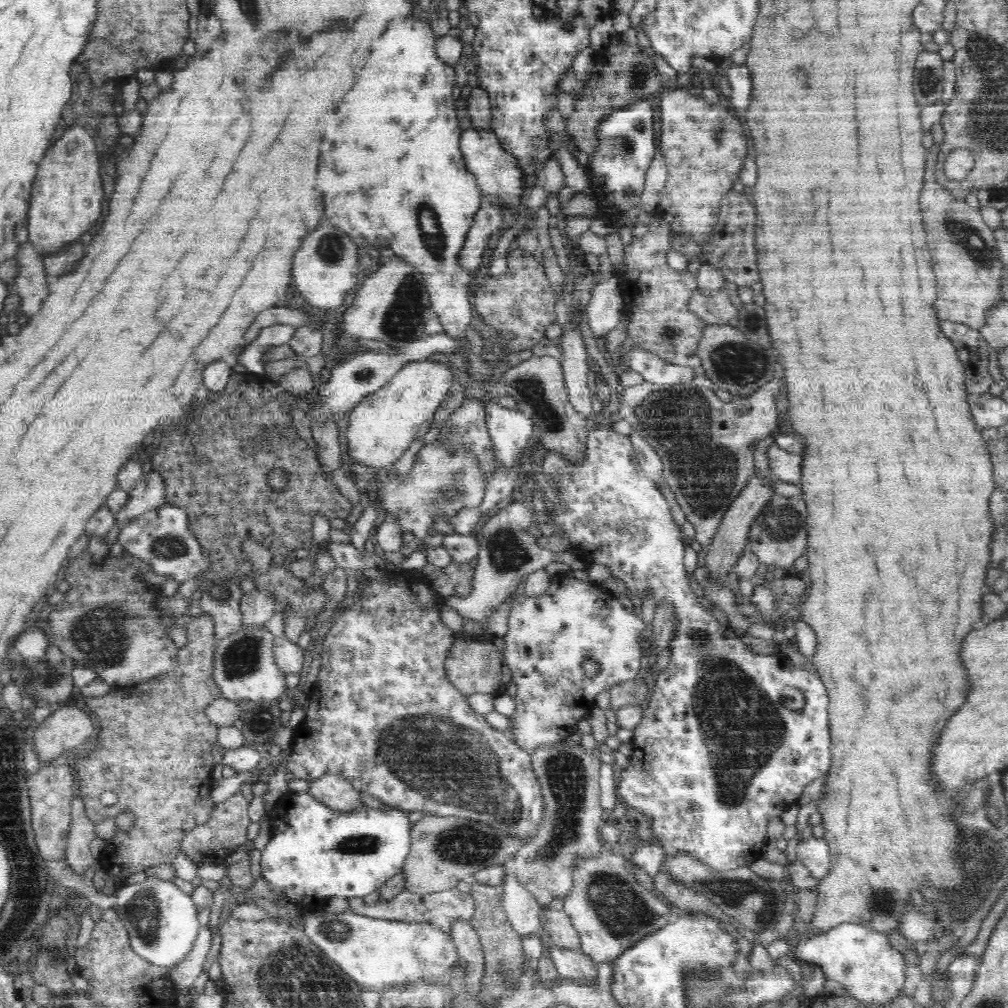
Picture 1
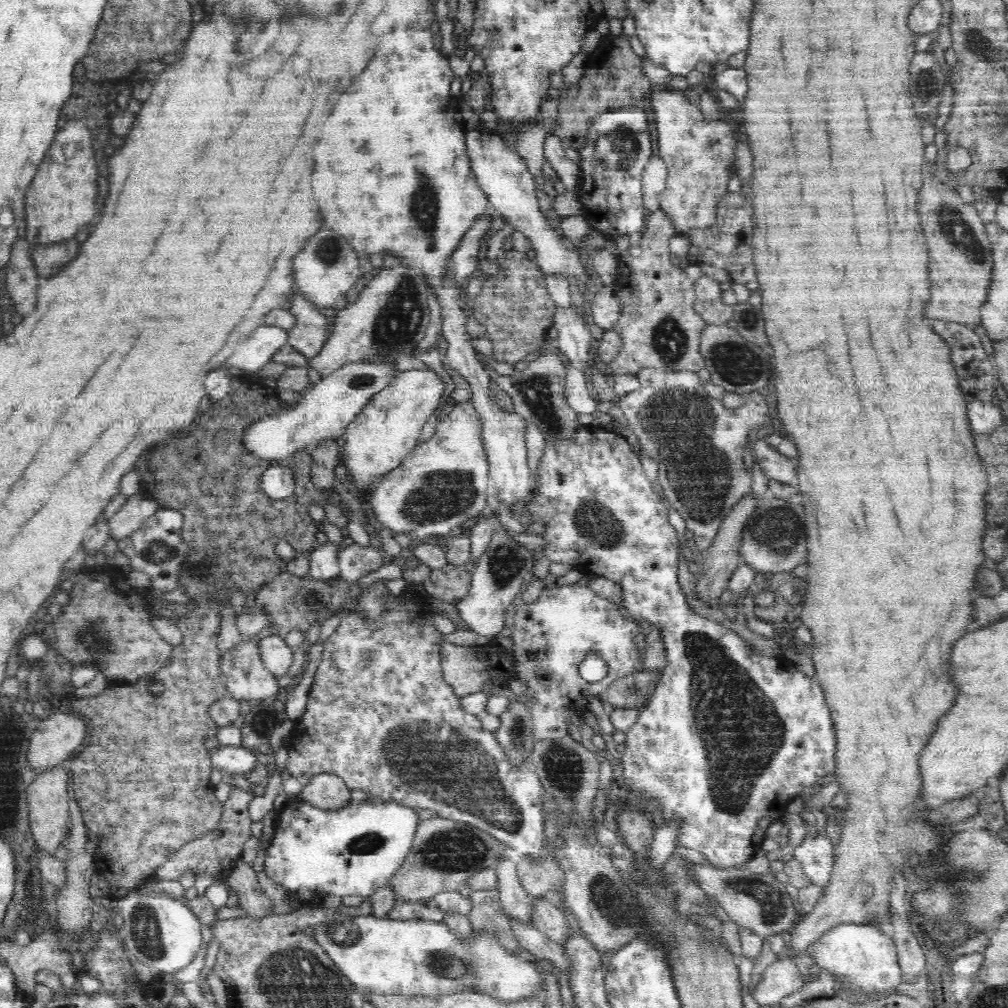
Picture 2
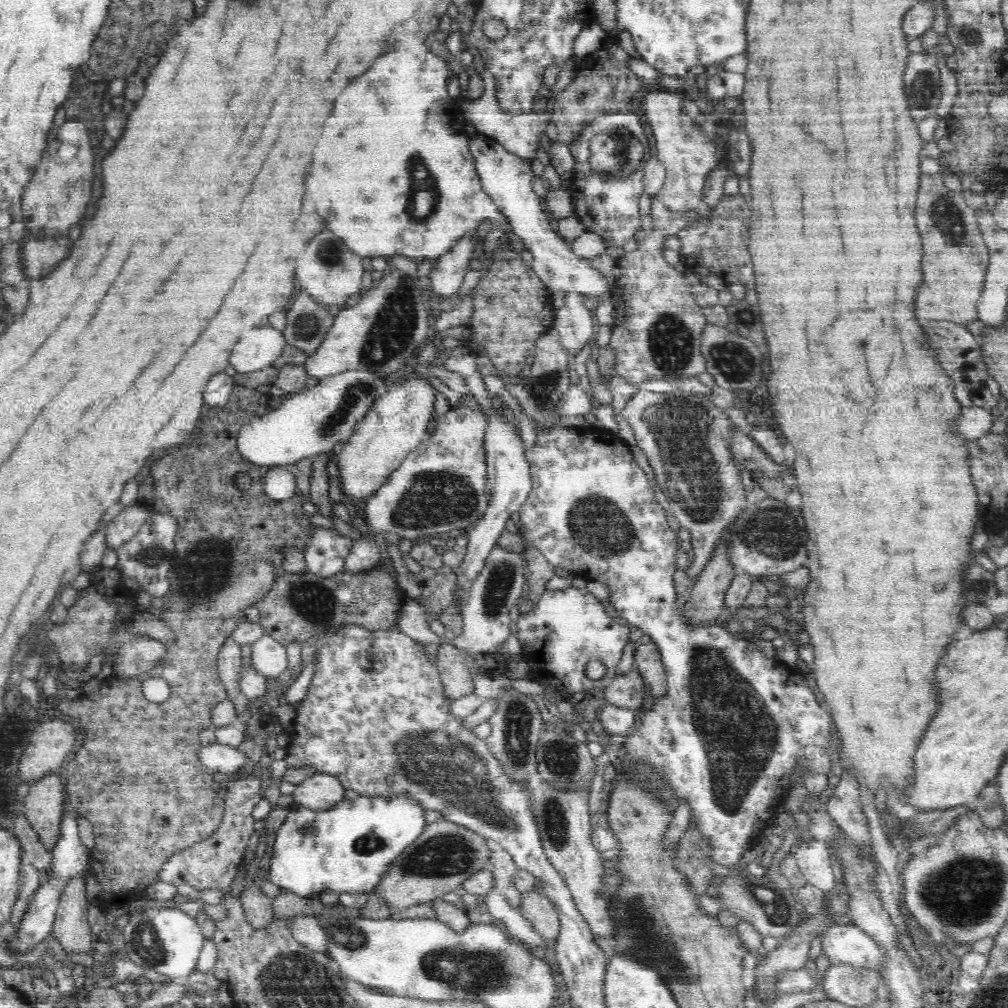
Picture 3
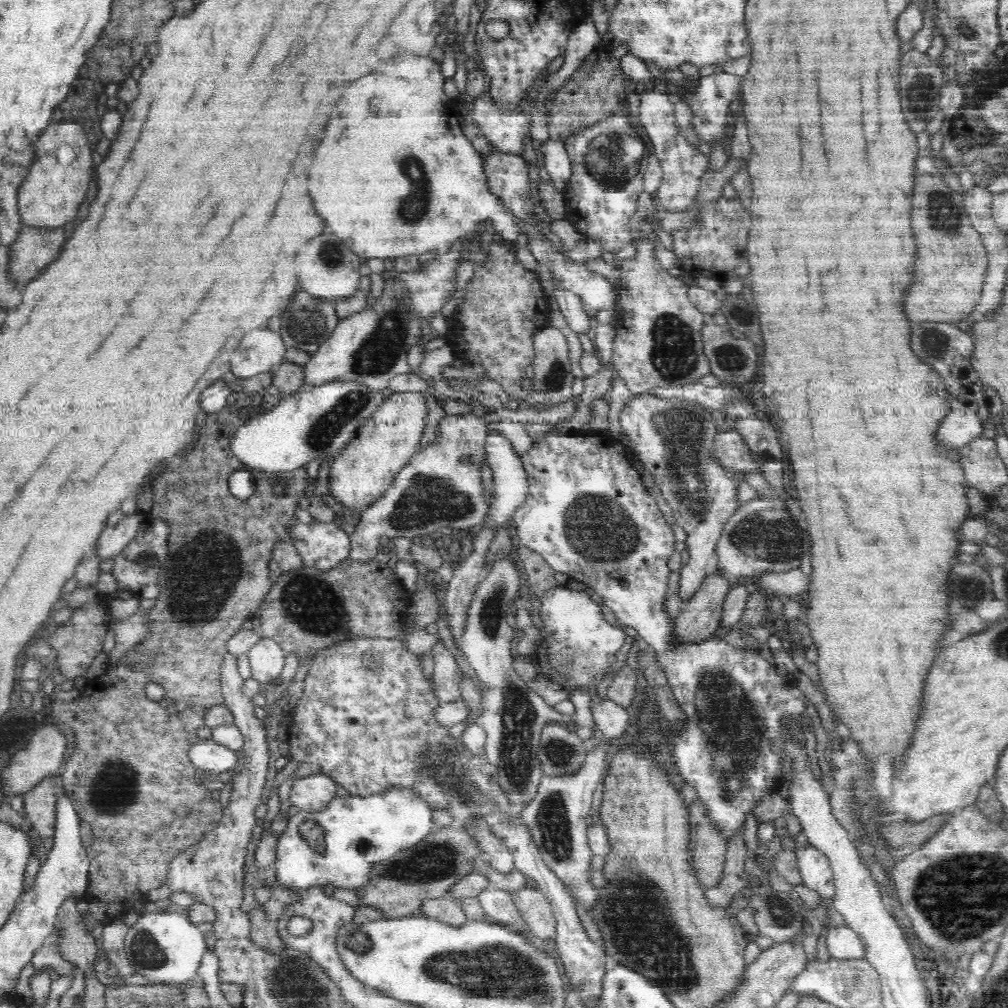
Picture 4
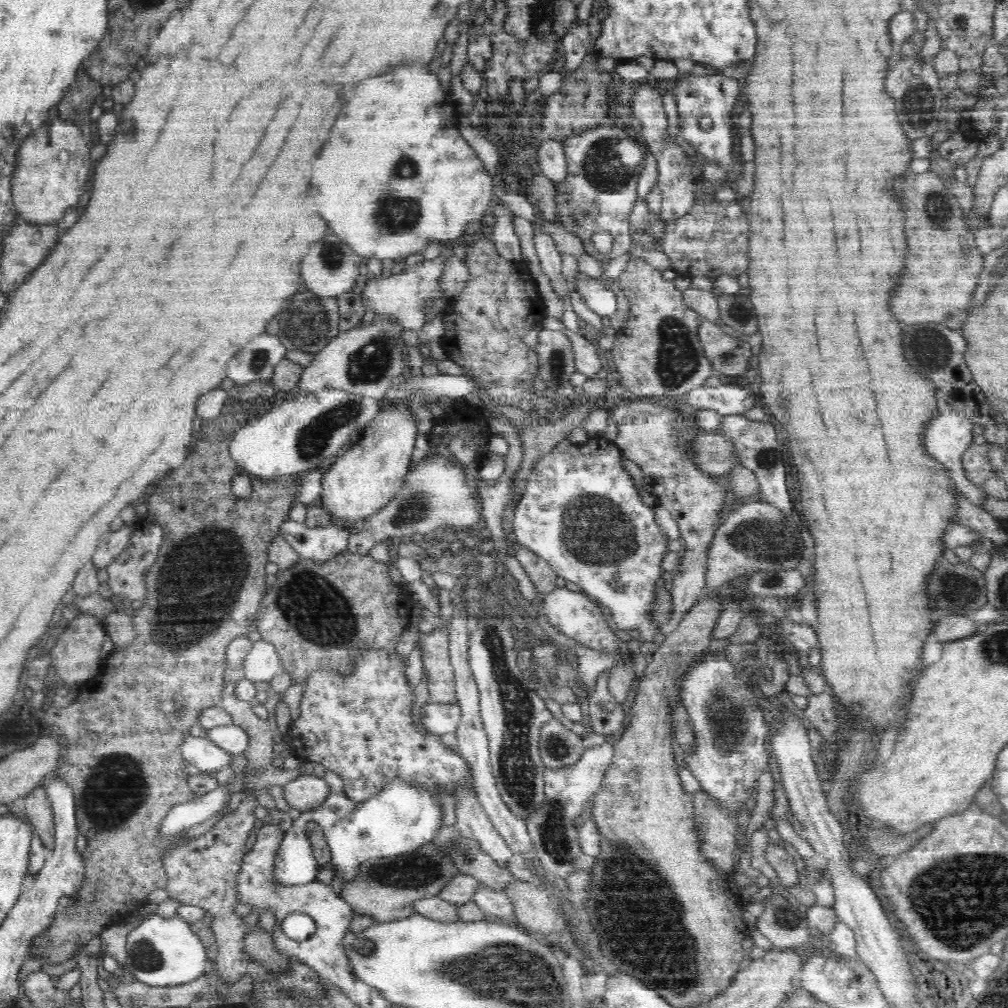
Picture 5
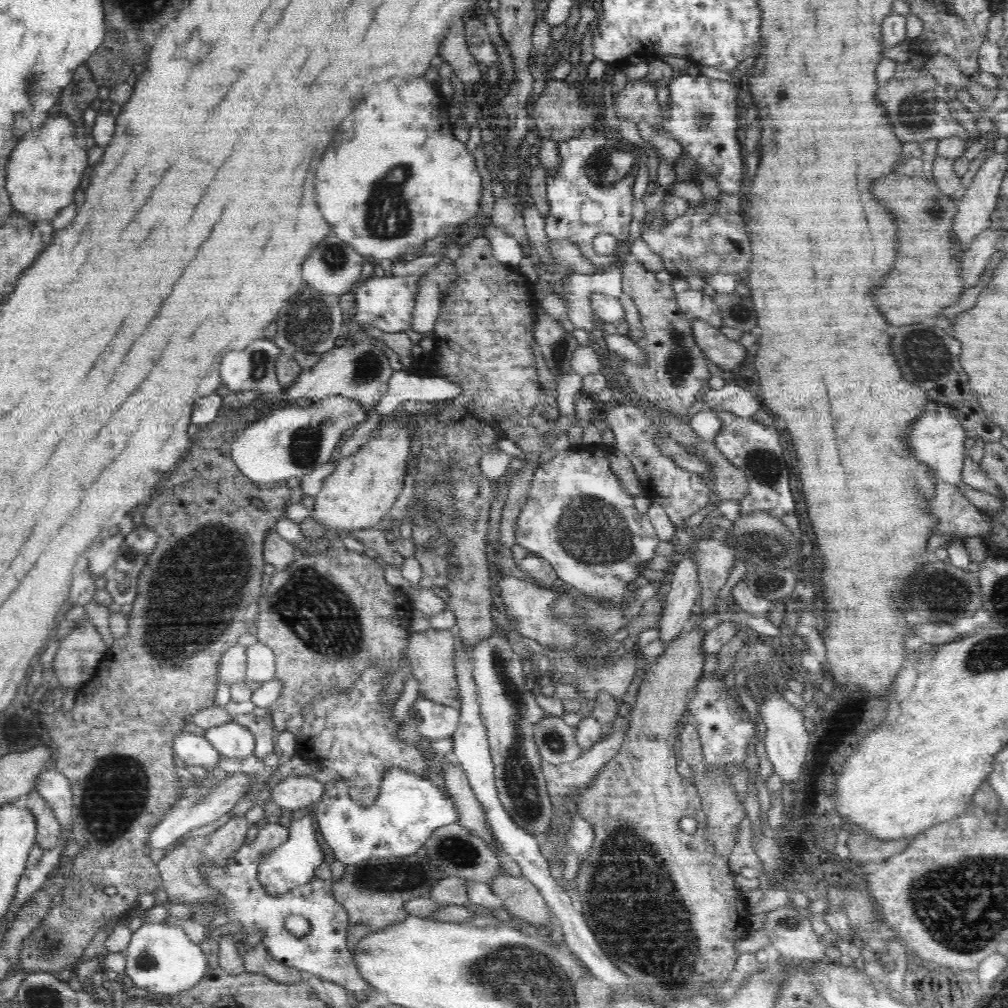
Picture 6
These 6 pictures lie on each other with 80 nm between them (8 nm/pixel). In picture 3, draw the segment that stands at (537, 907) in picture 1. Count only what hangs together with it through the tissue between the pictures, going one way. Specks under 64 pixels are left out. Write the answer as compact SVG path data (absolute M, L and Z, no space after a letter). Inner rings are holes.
M489 839L488 845L492 847L492 856L490 856L488 862L495 880L494 886L510 902L512 907L519 910L522 903L522 893L513 884L514 875L518 870L516 863L499 842Z

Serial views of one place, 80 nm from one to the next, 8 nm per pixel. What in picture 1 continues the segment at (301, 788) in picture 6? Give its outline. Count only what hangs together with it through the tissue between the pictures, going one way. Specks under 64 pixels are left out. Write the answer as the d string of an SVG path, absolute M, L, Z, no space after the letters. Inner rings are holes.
M329 774L310 782L307 793L328 808L352 812L366 807L358 790L342 775Z

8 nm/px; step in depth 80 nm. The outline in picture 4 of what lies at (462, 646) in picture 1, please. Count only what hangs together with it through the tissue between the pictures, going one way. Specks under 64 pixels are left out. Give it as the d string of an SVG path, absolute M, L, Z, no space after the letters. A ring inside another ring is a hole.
M442 642L430 648L432 662L434 662L434 687L441 703L450 703L460 698L460 684L463 674L456 660Z

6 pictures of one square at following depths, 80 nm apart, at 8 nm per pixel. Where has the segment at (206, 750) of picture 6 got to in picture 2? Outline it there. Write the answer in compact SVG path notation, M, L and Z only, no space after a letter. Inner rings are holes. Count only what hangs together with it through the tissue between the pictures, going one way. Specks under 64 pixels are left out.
M221 745L214 752L210 752L210 761L212 761L212 768L217 768L227 776L249 772L254 768L258 759L256 759L254 752L242 746Z

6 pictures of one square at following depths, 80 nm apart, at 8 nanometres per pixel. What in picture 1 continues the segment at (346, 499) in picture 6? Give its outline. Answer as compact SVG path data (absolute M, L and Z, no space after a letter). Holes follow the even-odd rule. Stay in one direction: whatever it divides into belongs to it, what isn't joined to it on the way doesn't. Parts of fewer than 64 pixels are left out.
M414 362L404 365L382 388L365 396L350 414L347 444L348 456L352 462L370 466L376 470L388 468L396 464L420 430L420 426L432 418L440 406L440 402L448 394L452 384L452 372L448 366L430 364L430 362Z

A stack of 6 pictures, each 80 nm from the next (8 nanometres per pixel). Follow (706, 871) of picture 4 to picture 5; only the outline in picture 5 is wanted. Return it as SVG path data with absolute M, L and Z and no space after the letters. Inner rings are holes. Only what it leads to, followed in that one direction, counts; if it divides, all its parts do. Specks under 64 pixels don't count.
M702 789L695 793L694 813L696 829L700 835L700 853L720 873L732 873L734 870L732 852L736 848L738 819L727 818Z

